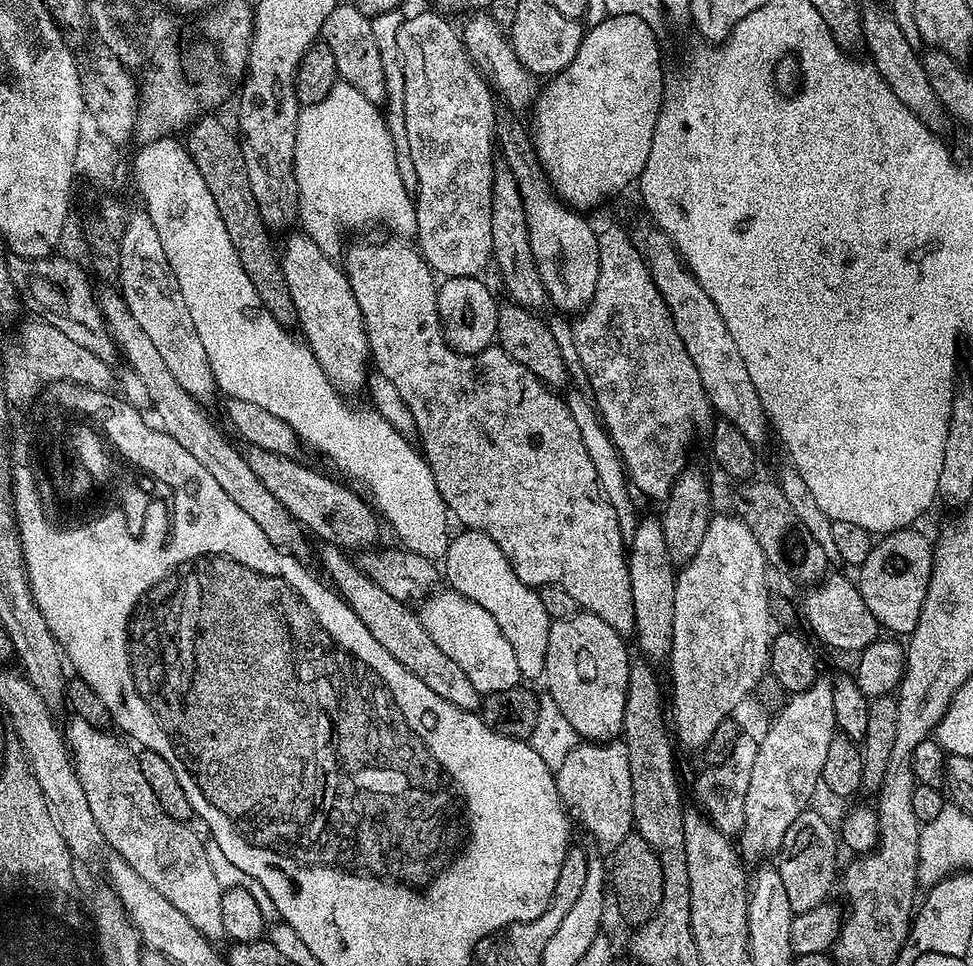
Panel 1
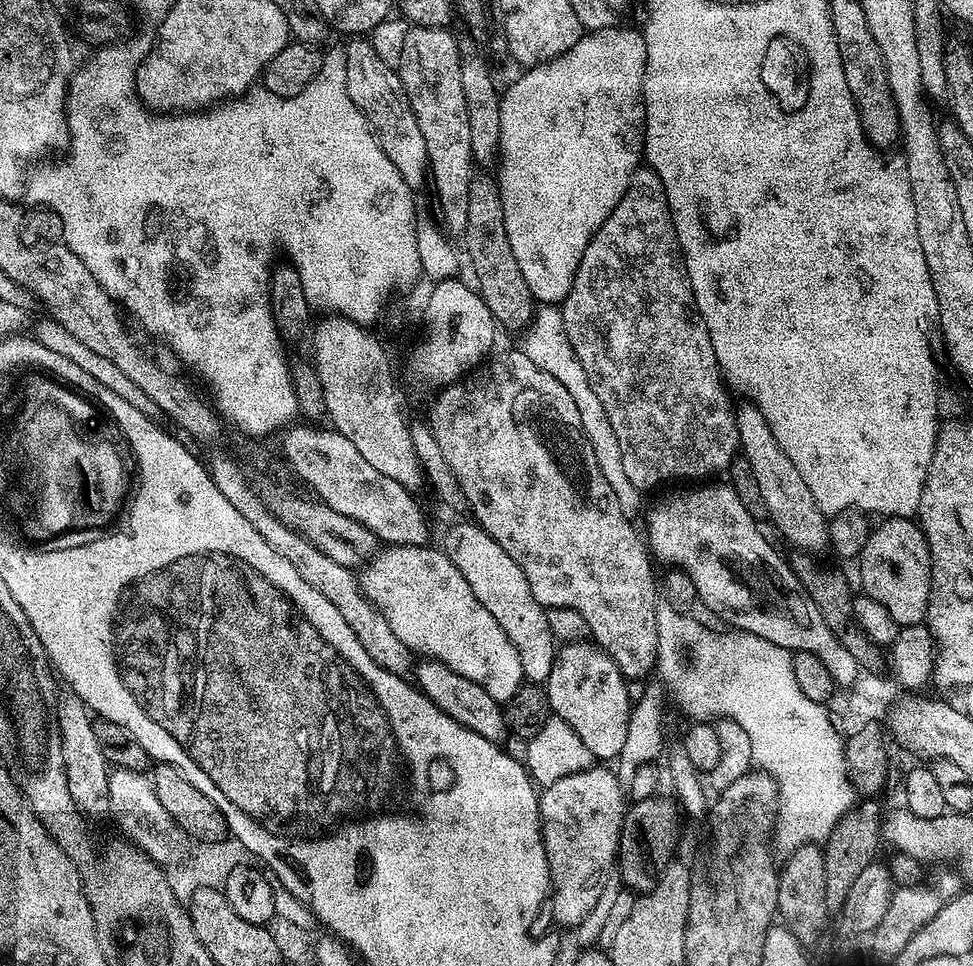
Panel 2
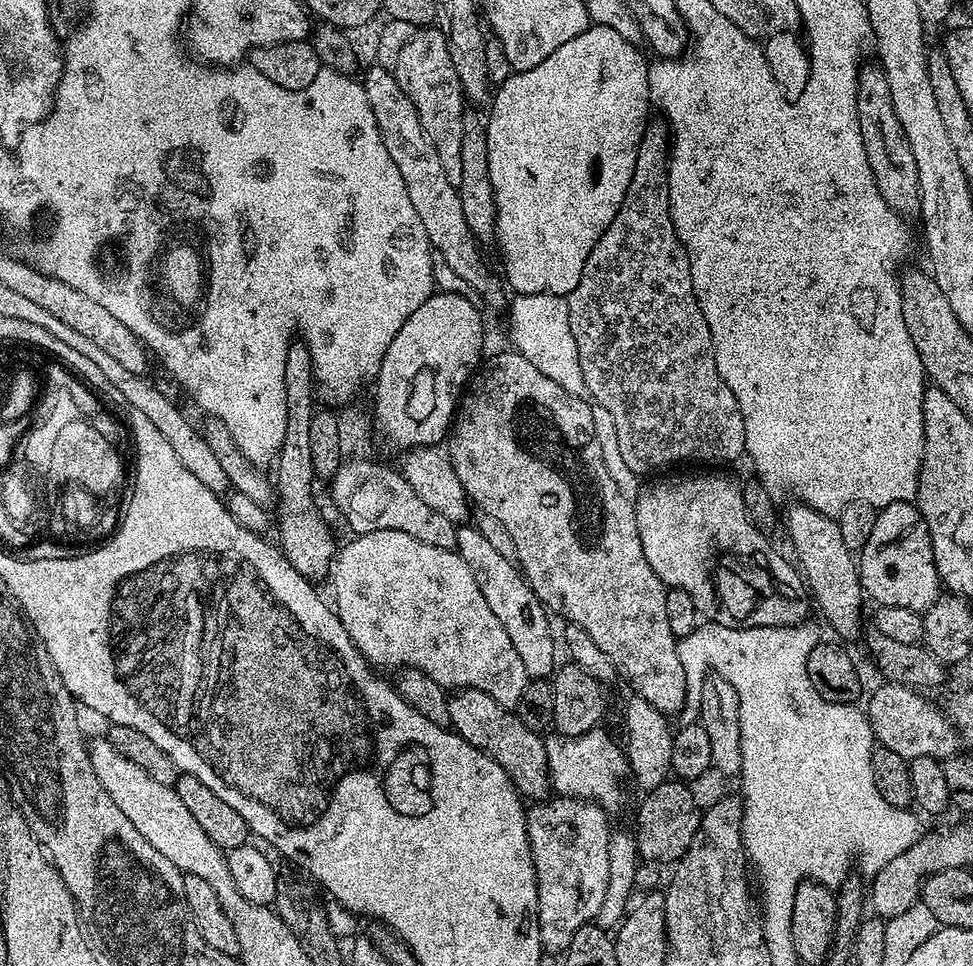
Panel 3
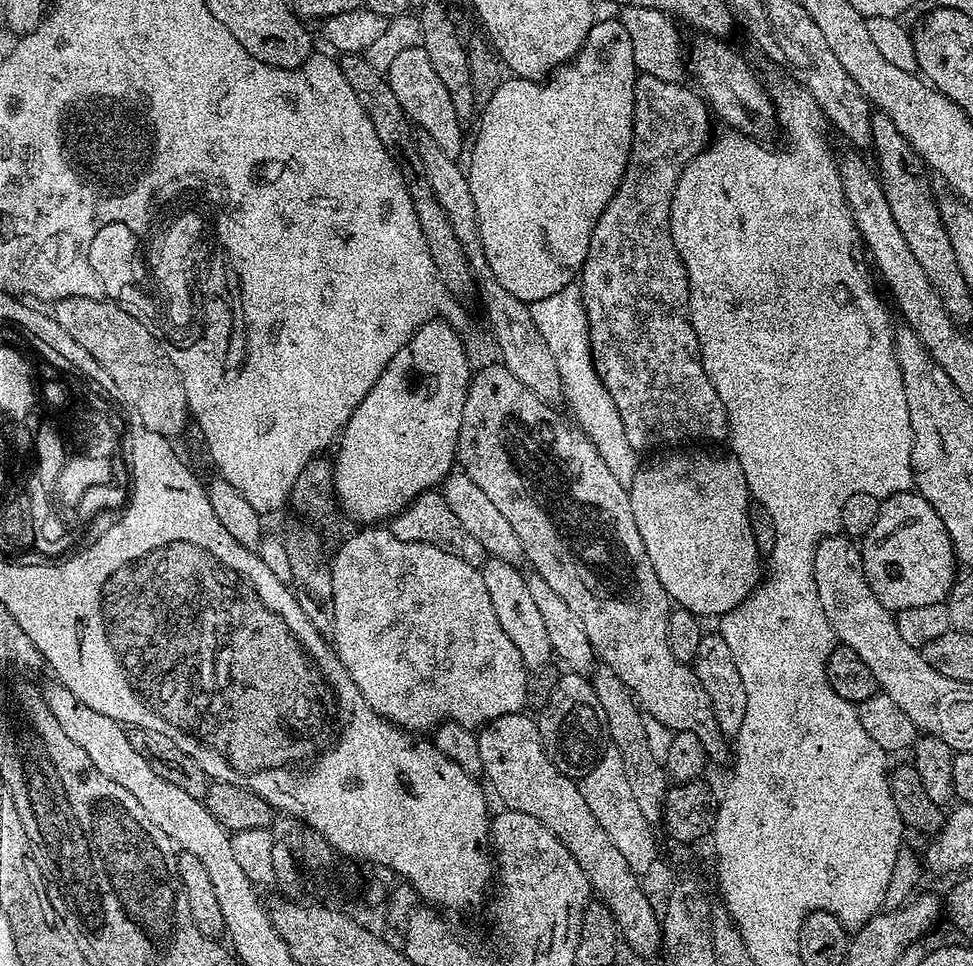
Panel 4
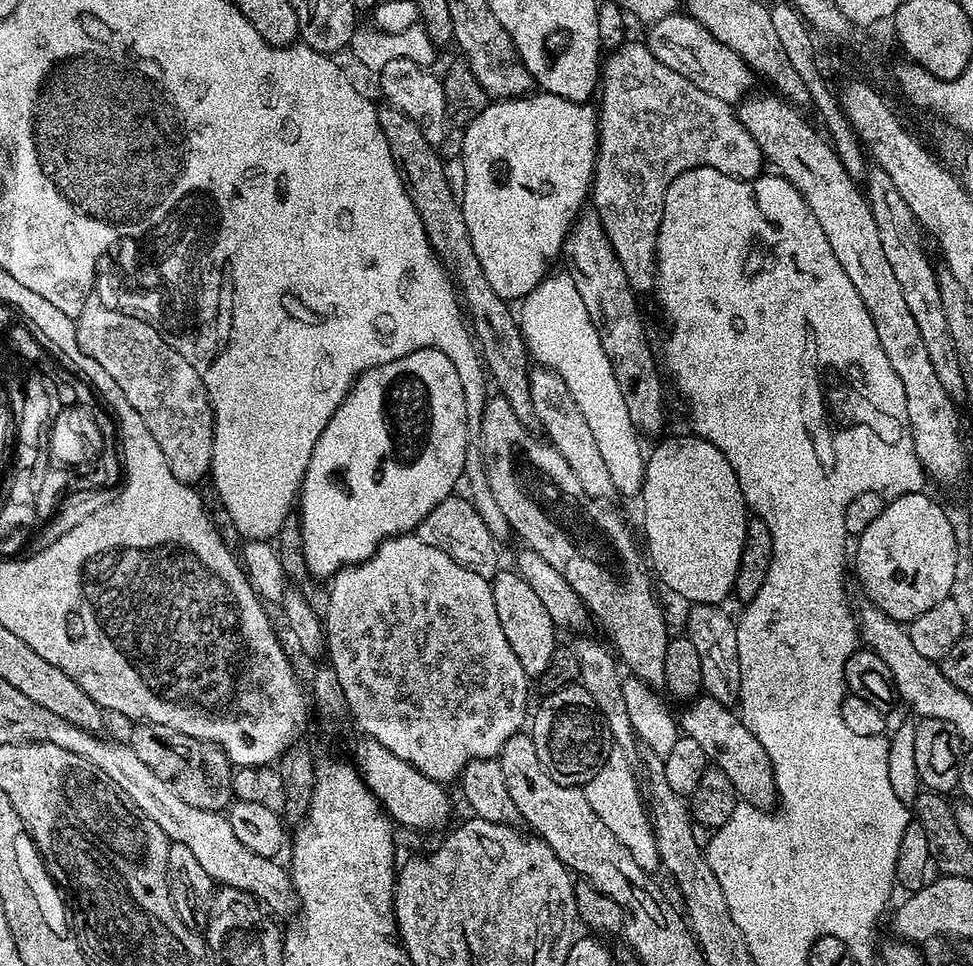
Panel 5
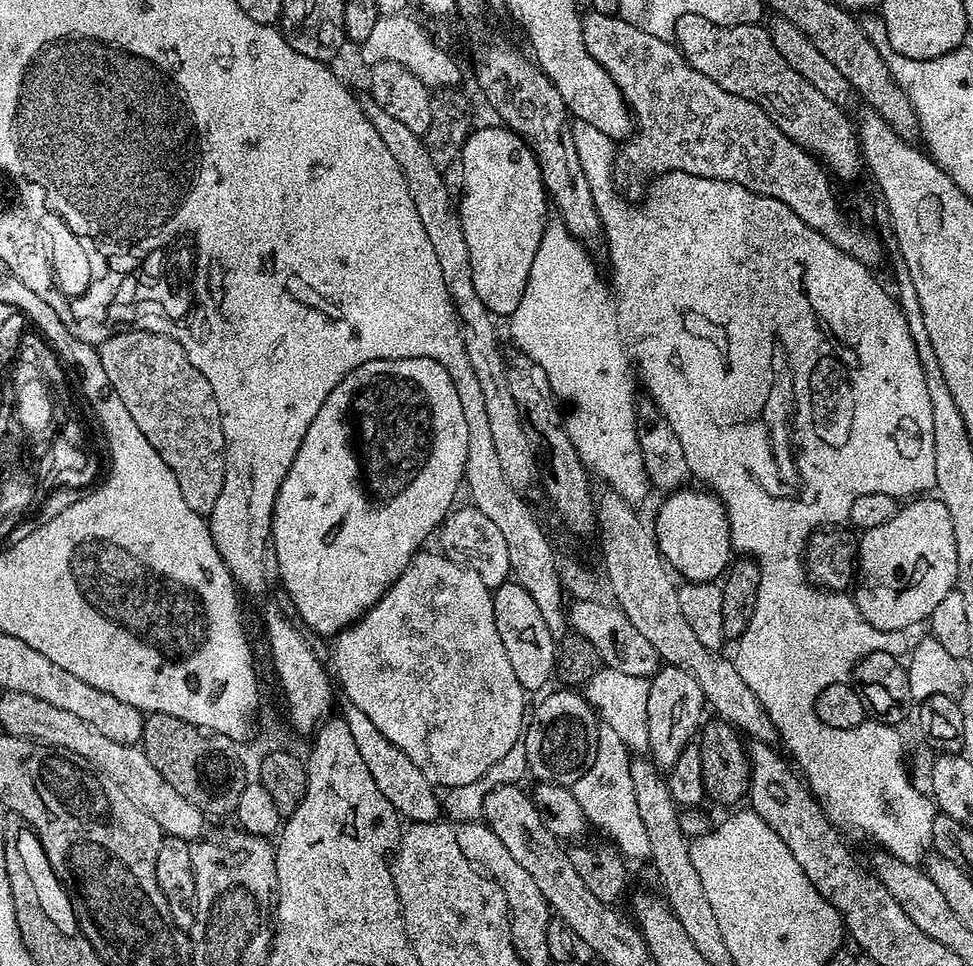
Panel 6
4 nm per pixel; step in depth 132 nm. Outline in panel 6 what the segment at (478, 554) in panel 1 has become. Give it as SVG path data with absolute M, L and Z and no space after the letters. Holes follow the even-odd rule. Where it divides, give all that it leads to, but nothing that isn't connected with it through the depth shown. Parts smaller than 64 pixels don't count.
M507 582L493 591L492 601L494 622L498 626L502 646L506 646L506 654L510 657L510 666L518 677L518 682L528 694L539 688L547 689L548 679L553 679L556 670L558 640L552 635L550 626L546 626L546 618L542 618L542 610L538 610L534 598L530 598L530 590L523 588L519 582Z

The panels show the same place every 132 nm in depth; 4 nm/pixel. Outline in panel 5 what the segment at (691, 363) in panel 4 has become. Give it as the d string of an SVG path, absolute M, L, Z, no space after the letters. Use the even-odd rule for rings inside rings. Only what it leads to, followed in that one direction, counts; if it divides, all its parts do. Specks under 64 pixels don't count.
M631 40L615 45L602 64L596 173L592 175L590 204L606 230L606 238L610 238L622 270L626 270L633 292L643 294L653 287L656 278L656 239L662 210L666 207L668 188L676 182L678 174L691 168L713 168L739 180L752 180L765 171L766 161L758 142L742 126L737 109L729 101L698 90L690 78L682 78L666 62L658 62L647 43Z

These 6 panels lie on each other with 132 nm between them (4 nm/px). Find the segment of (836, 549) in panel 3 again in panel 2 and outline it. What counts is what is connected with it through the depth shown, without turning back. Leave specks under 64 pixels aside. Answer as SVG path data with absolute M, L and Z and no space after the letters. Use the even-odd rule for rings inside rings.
M745 402L737 403L734 413L740 439L739 451L754 470L762 502L766 502L767 519L772 520L773 526L793 544L793 549L815 553L820 550L816 548L825 547L828 544L828 520L825 512L814 502L814 494L810 494L802 474L798 474L798 466L794 466L786 450L778 446L778 438L774 438L770 422L762 418L762 410L758 410L756 404Z

